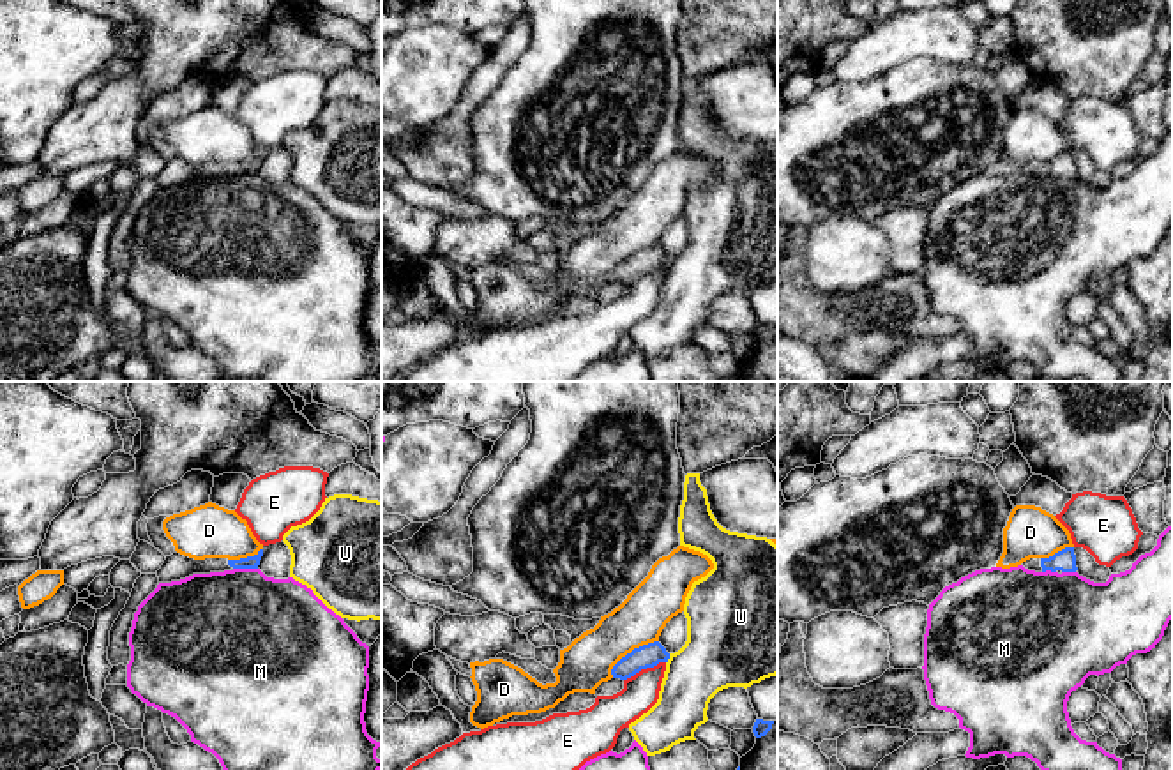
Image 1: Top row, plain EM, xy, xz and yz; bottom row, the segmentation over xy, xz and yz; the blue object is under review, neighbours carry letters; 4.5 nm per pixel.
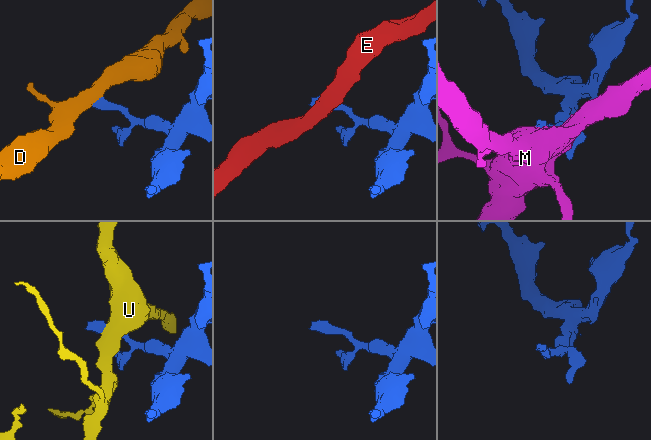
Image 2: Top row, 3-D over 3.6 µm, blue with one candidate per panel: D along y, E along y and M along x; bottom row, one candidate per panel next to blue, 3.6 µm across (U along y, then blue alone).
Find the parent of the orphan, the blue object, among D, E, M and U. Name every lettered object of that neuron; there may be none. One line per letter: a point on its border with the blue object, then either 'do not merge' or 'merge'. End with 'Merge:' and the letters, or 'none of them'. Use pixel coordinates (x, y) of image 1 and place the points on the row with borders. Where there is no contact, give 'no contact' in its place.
D: contact xz (631, 652); do not merge
E: contact xz (643, 668); do not merge
M: contact xy (246, 567); do not merge
U: contact xz (668, 657); do not merge
Merge: none of them

